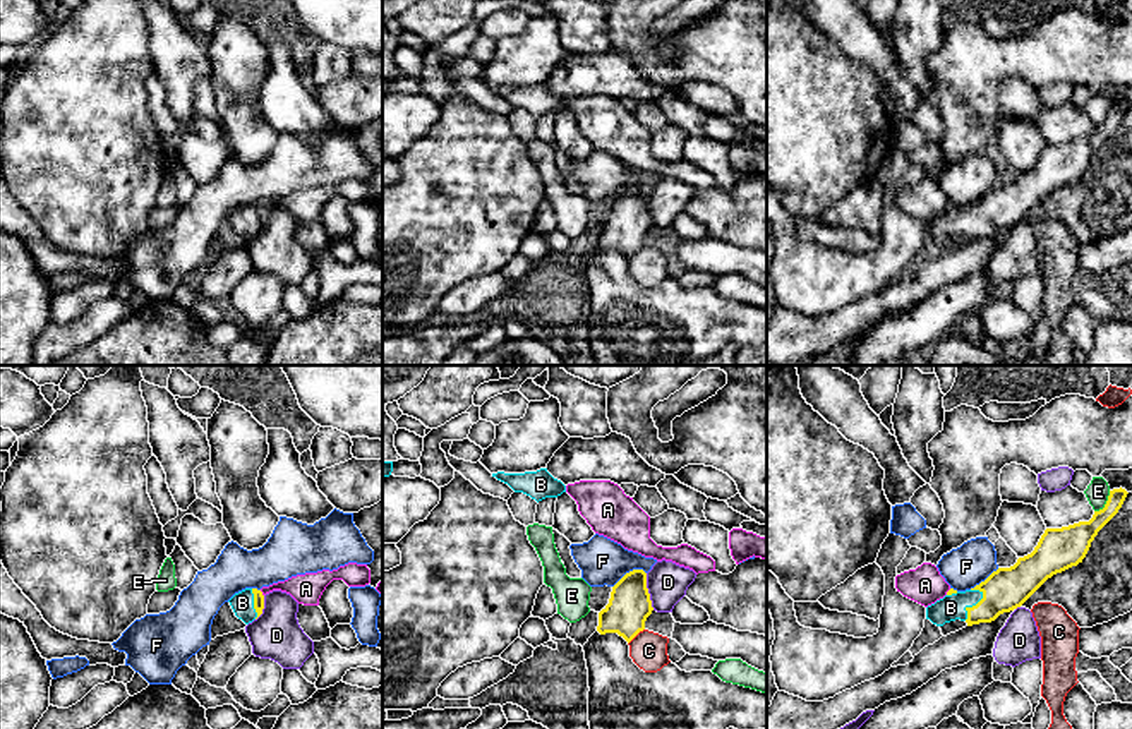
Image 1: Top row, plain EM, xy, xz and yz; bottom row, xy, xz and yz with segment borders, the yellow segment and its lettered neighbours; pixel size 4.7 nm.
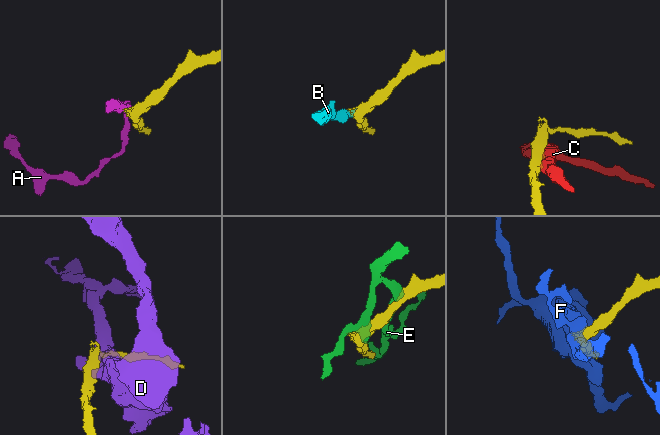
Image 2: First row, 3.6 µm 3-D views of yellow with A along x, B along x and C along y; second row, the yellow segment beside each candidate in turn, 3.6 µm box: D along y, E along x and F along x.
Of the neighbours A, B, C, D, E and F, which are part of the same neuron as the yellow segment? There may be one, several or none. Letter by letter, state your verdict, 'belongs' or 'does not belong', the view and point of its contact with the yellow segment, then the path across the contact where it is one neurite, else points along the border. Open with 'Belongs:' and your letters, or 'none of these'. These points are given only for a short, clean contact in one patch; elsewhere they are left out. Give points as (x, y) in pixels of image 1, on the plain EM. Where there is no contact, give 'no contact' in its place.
Belongs: B
A: does not belong; meets yellow in xy at (261, 210); border along xy (259, 206), (263, 211)
B: belongs; meets yellow in yz at (973, 222); runs through yz (1005, 204), (983, 220), (973, 222), (951, 223)
C: does not belong; meets yellow in xz at (635, 251); border along xz (644, 244), (628, 259)
D: does not belong; meets yellow in xz at (647, 208)
E: does not belong; meets yellow in yz at (1107, 119)
F: does not belong; meets yellow in xz at (630, 187)

